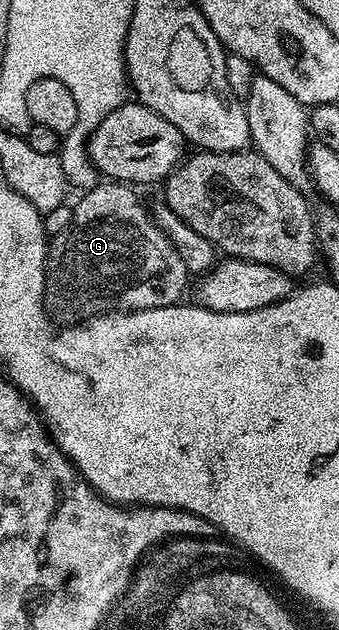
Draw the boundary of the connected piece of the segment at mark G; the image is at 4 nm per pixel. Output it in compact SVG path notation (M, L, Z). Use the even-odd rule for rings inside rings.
M99 182L93 188L83 191L78 200L78 205L73 205L70 213L70 224L59 236L53 237L48 244L46 257L46 307L52 313L55 321L66 326L73 326L79 322L85 322L91 316L104 316L115 312L139 312L141 308L168 308L172 304L179 303L186 292L186 280L188 273L184 262L180 262L180 254L176 254L174 243L158 229L151 209L142 205L142 200L137 196L135 189L125 182Z

